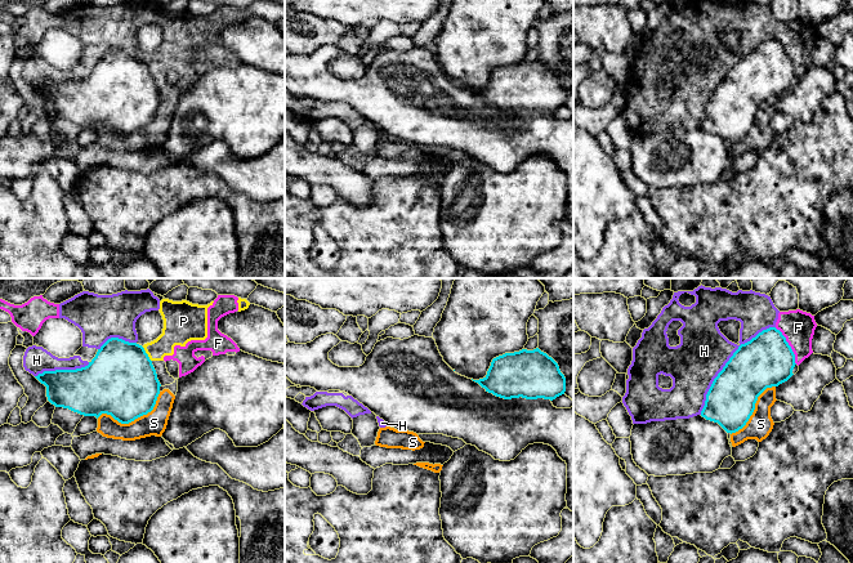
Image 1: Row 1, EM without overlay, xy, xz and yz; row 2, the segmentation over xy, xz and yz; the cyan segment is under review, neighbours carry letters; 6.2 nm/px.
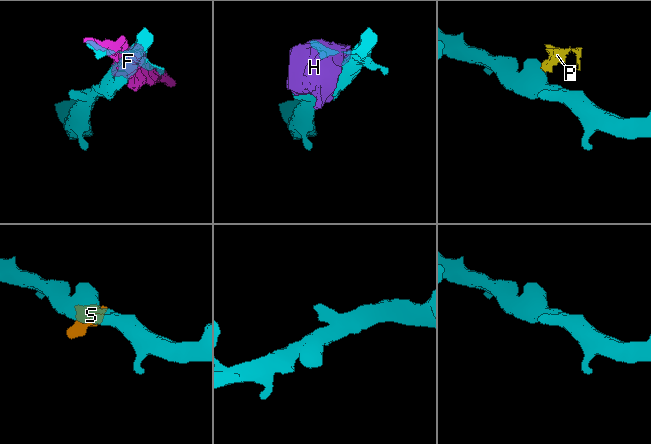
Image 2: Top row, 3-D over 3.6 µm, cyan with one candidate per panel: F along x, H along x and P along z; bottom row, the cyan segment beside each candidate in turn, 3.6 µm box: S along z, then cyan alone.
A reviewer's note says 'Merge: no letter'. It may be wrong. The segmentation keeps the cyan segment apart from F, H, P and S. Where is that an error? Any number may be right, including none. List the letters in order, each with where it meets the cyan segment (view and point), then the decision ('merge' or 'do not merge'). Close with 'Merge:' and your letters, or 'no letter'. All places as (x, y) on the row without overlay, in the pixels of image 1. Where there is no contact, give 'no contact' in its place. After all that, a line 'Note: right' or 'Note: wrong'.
F: contact yz (789, 57); do not merge
H: contact yz (727, 74); do not merge
P: contact xy (147, 66); do not merge
S: contact xy (133, 132); do not merge
Merge: no letter
Note: right

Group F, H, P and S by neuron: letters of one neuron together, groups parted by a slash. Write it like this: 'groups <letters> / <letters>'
groups F H P S

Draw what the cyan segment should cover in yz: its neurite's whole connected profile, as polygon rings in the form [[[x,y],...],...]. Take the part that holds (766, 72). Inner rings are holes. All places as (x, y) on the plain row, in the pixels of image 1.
[[[776,39],[763,41],[750,53],[741,55],[714,90],[701,128],[718,134],[727,144],[738,143],[752,126],[758,108],[767,99],[787,93],[794,86],[795,76],[795,66],[782,44]]]

